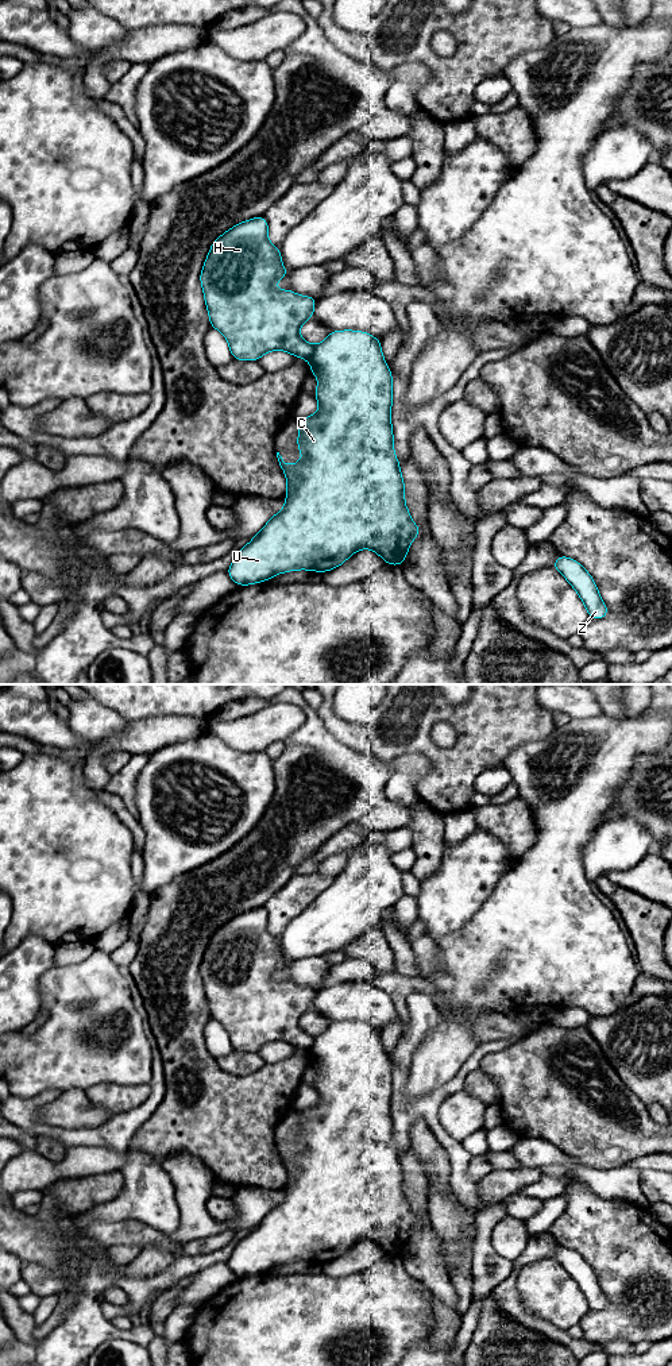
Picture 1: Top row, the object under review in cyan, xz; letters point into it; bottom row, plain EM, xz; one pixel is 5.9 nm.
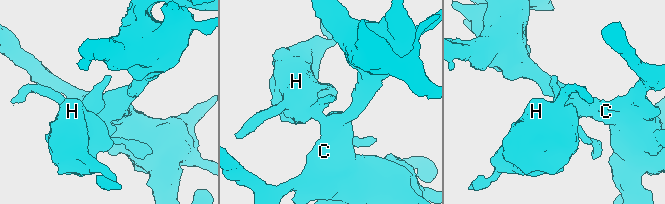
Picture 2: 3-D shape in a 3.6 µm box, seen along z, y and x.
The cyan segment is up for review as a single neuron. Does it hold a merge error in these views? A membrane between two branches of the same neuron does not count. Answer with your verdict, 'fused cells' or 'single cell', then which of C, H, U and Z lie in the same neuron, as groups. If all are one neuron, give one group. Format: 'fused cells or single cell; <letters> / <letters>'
fused cells; C U Z / H

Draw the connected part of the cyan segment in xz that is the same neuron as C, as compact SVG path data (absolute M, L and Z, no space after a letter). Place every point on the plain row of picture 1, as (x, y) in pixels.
M331 1022L324 1033L314 1037L313 1045L306 1050L312 1057L310 1065L314 1065L318 1069L313 1088L320 1095L321 1100L309 1108L300 1110L300 1124L297 1127L297 1138L302 1143L302 1151L300 1154L285 1154L279 1143L277 1143L279 1157L287 1170L287 1184L285 1185L286 1195L285 1199L273 1207L260 1223L236 1245L225 1262L239 1278L270 1272L274 1266L297 1261L309 1261L324 1265L341 1257L351 1246L363 1239L376 1243L386 1255L402 1257L413 1230L422 1223L422 1220L413 1213L405 1195L405 1174L401 1166L399 1151L394 1145L393 1116L390 1110L393 1096L393 1066L385 1053L381 1033L382 1031L363 1022Z

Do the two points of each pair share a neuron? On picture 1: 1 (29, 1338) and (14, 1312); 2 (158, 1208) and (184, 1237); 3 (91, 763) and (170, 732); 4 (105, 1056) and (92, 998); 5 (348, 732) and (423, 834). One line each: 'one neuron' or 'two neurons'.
1: one neuron
2: two neurons
3: one neuron
4: one neuron
5: two neurons

